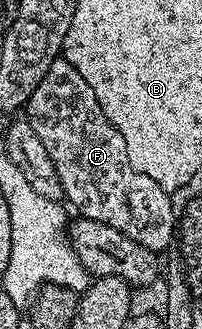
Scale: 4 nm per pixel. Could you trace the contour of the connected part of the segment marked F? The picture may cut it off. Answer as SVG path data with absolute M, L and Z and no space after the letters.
M69 61L52 62L42 83L30 95L26 119L56 164L67 204L76 208L80 217L106 223L147 249L163 251L173 244L178 213L174 205L172 209L169 190L132 166L122 135L106 119L90 83L74 71Z

